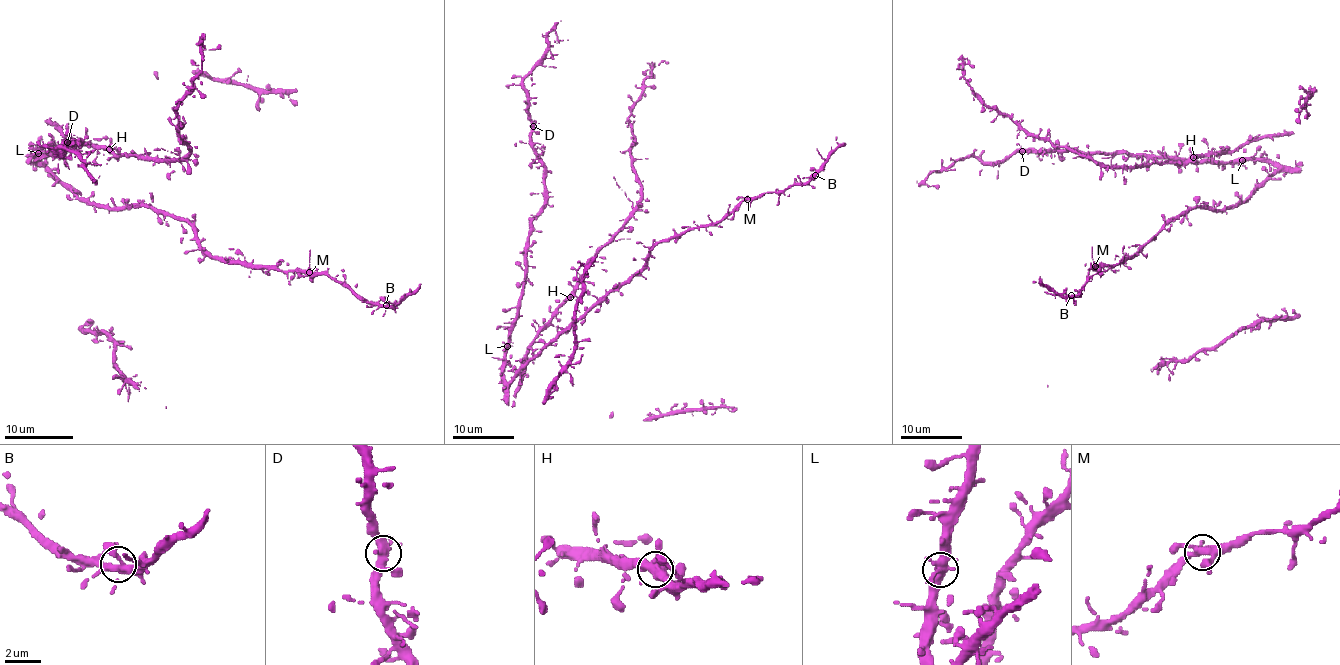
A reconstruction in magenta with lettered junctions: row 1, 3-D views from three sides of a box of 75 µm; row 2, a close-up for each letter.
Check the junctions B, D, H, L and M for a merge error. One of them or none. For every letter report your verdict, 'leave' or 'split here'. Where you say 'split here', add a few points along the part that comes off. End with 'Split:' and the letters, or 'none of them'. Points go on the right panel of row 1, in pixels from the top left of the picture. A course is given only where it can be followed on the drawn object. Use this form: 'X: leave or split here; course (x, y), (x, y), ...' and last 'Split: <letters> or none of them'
B: leave
D: leave
H: leave
L: leave
M: leave
Split: none of them

